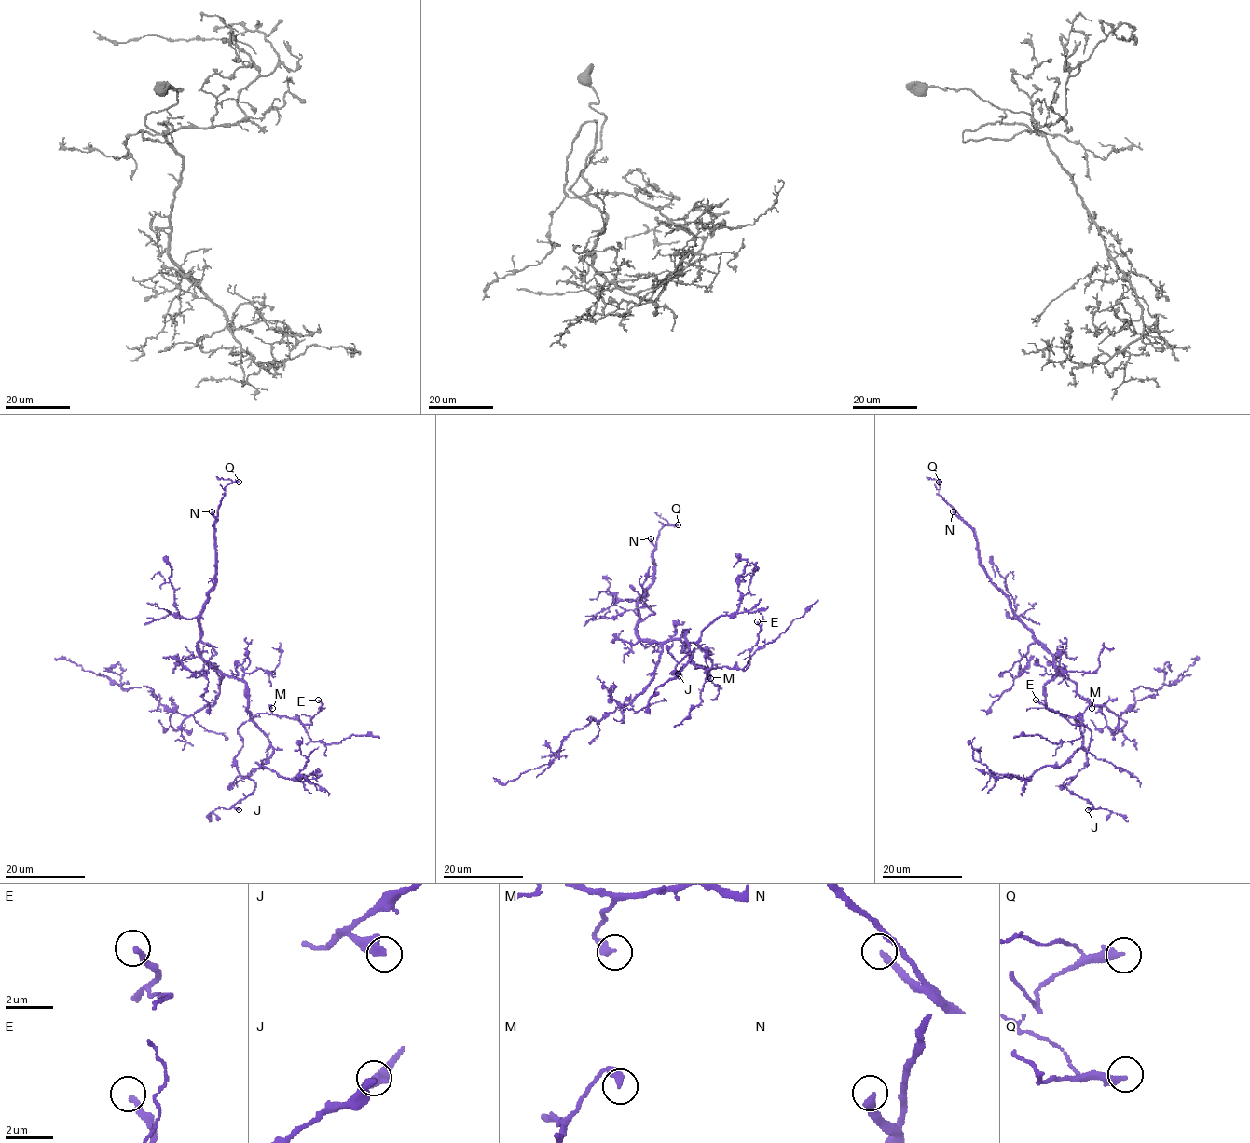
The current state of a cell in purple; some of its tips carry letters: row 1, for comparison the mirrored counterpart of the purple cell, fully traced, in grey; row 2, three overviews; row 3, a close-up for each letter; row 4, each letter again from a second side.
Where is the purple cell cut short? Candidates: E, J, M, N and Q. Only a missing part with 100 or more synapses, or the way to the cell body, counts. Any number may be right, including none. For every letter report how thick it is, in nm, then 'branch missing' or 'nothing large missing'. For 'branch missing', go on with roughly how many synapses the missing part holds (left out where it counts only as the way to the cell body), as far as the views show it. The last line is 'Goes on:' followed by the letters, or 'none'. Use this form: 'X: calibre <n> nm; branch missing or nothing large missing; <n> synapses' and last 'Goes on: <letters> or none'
E: calibre 240 nm; nothing large missing
J: calibre 360 nm; nothing large missing
M: calibre 280 nm; nothing large missing
N: calibre 320 nm; branch missing; 450 synapses
Q: calibre 400 nm; nothing large missing
Goes on: N

